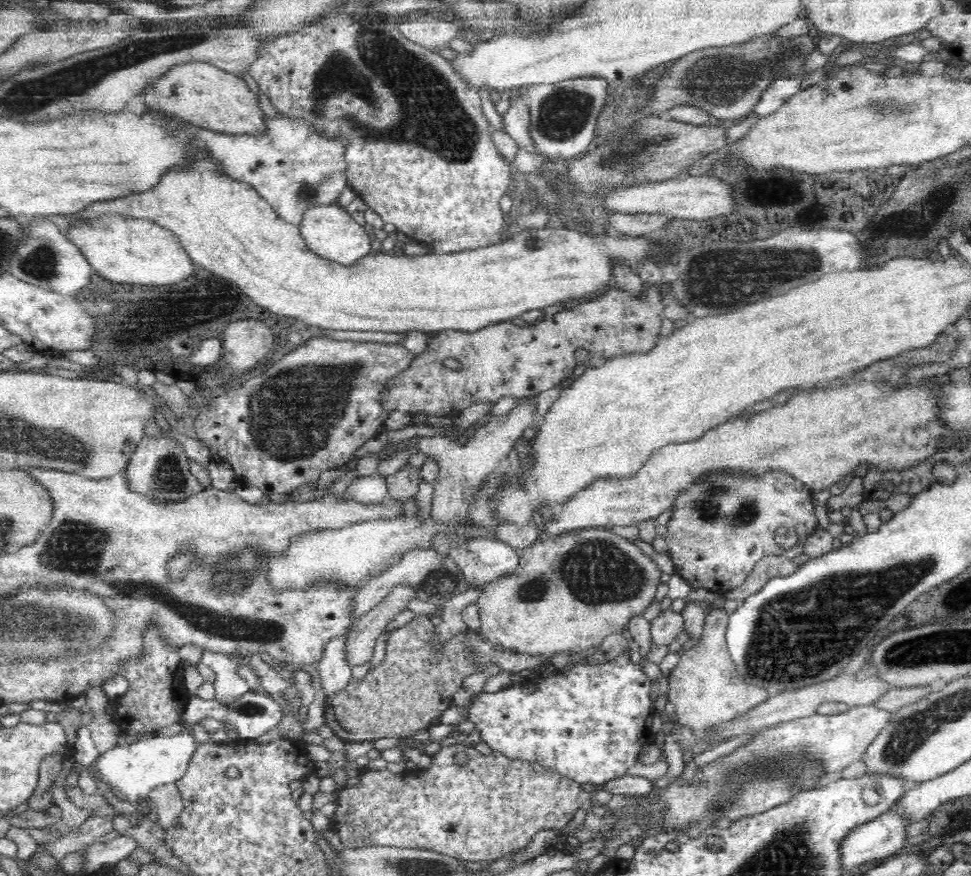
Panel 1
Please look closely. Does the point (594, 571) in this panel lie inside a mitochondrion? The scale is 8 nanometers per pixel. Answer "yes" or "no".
yes

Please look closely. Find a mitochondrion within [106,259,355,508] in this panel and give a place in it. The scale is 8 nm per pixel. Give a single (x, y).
(168, 478)

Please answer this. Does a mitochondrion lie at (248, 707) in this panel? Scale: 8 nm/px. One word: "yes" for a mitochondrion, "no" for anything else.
yes

